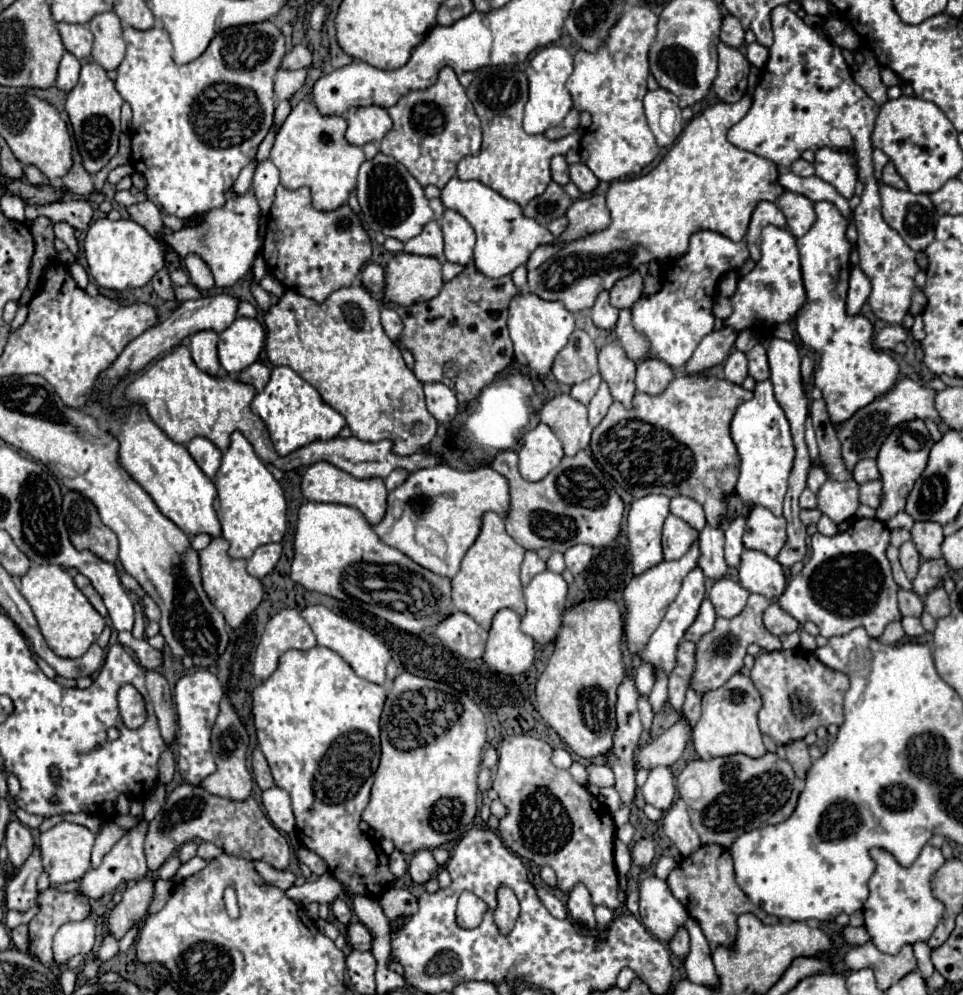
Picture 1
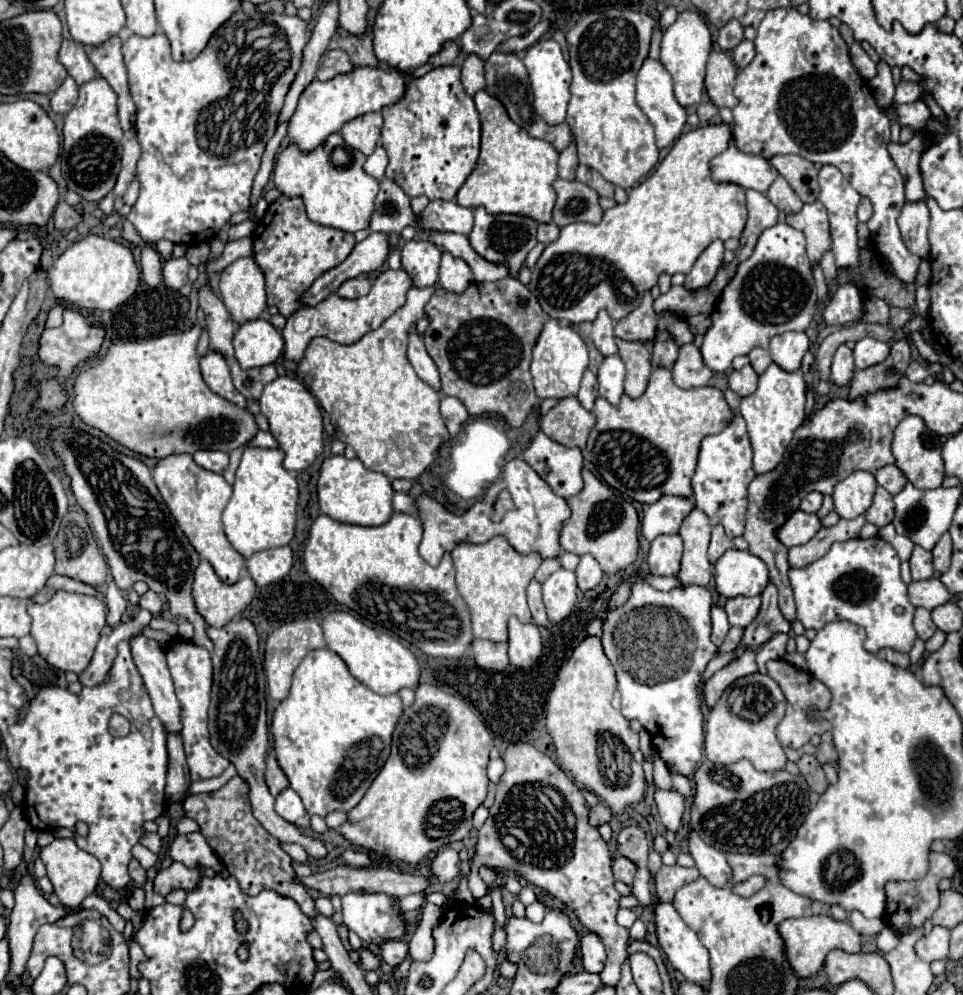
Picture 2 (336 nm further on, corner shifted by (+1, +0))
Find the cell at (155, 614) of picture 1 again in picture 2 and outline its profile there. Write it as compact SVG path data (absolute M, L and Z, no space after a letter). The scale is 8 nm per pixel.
M147 590L143 596L141 596L141 602L139 602L141 608L149 610L153 616L161 614L161 608L163 608L163 600L153 592L153 590Z

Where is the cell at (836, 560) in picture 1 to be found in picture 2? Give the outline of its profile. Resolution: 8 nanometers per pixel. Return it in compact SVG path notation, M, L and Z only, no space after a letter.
M875 536L875 538L855 538L845 542L835 542L829 552L815 560L805 570L789 570L789 582L795 592L795 606L797 606L797 620L805 628L823 628L829 622L847 620L853 624L859 624L867 630L865 646L869 652L877 652L881 648L893 648L901 652L909 652L915 640L915 628L911 624L915 606L907 600L907 586L899 576L899 556L893 550L893 546Z

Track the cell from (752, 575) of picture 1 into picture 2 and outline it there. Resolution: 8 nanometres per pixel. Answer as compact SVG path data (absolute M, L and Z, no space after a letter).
M731 548L715 564L717 592L733 596L759 596L769 582L767 566L751 552Z

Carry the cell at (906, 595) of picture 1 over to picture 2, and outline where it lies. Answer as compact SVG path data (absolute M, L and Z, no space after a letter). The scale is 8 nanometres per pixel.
M917 608L917 610L915 610L913 626L915 626L917 636L919 636L921 640L931 638L931 636L933 636L933 632L937 630L937 626L935 626L935 624L933 624L933 620L931 620L931 612L929 612L929 610L925 610L925 608Z

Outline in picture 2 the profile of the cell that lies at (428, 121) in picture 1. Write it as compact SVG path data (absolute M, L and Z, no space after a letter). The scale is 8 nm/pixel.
M457 64L433 68L425 76L411 78L407 82L403 100L381 110L385 120L383 132L381 132L381 144L385 152L389 154L389 166L387 166L385 178L401 186L403 192L411 198L427 196L429 200L435 200L435 198L455 200L457 190L461 188L461 184L467 180L467 176L477 164L479 142L481 142L481 122L479 122L475 102L461 86L459 76L461 76L461 68Z

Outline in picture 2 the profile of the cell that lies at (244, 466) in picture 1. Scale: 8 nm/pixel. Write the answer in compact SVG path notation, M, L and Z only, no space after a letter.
M245 448L241 464L235 472L233 496L223 510L223 526L231 546L249 558L255 552L287 546L295 534L299 488L295 476L283 468L283 450L267 448Z

